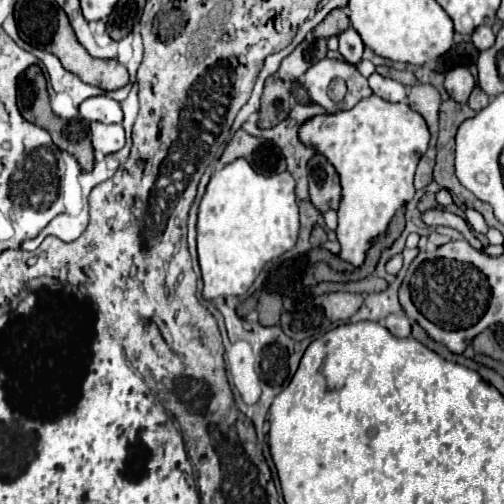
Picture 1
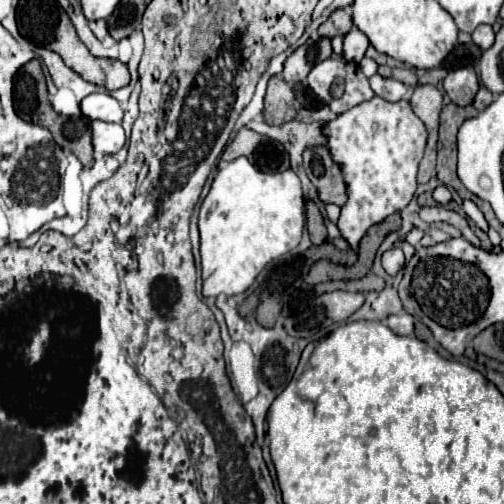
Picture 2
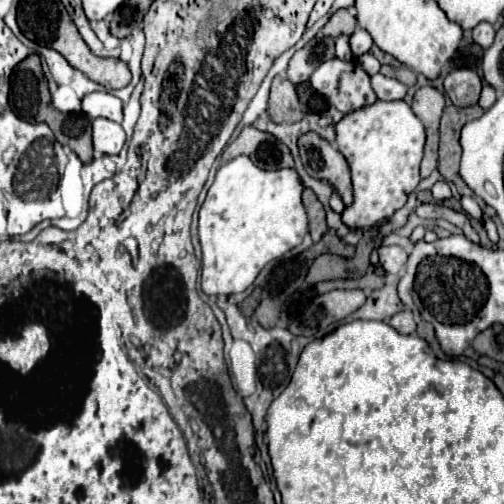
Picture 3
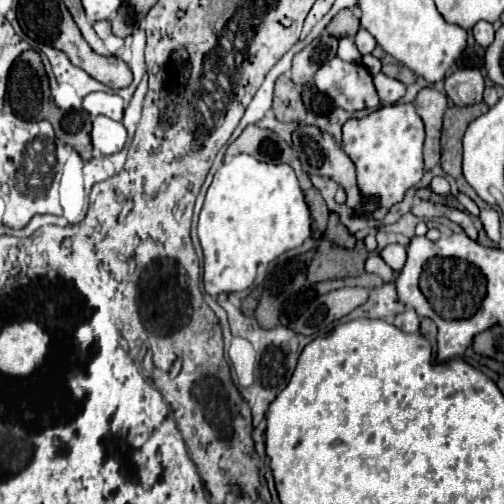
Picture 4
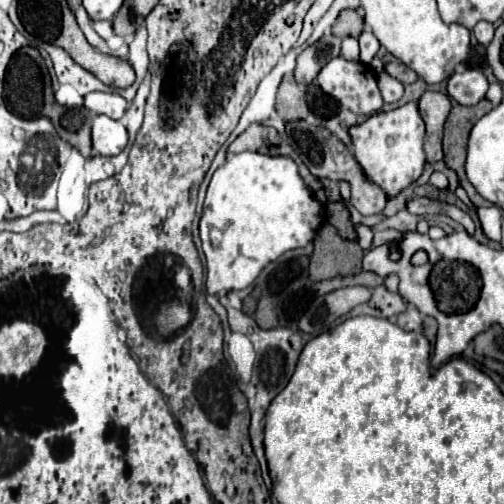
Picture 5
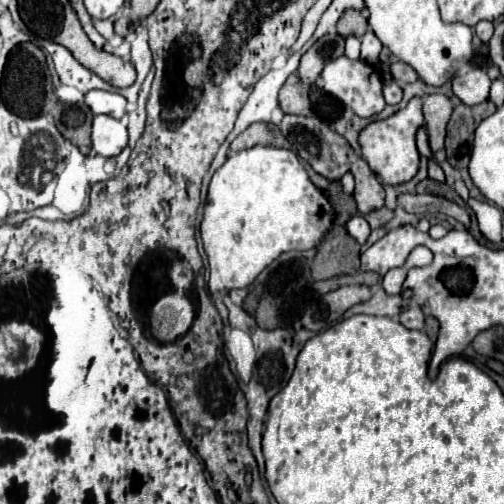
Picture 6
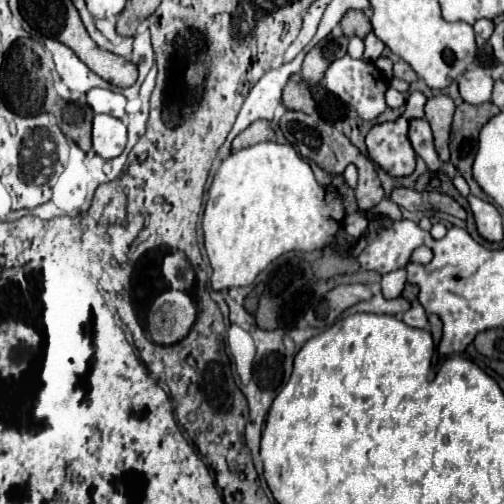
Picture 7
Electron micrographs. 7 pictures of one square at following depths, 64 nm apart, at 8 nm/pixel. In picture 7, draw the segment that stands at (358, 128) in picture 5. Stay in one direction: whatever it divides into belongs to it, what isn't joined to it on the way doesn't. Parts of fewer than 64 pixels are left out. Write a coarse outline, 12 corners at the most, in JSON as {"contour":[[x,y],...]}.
{"contour":[[412,92],[406,110],[366,134],[368,156],[386,174],[410,176],[416,152],[410,120],[424,118],[426,96]]}

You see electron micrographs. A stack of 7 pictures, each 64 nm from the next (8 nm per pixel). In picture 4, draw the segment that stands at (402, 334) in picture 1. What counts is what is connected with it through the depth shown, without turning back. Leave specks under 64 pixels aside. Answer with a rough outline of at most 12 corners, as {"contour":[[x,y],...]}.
{"contour":[[406,308],[392,322],[402,332],[418,330],[414,308]]}

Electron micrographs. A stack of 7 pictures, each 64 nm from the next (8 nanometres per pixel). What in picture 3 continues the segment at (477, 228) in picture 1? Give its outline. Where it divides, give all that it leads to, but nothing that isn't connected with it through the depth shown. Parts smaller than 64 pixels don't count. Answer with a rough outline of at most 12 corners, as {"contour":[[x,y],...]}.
{"contour":[[462,196],[460,203],[467,215],[483,223],[483,212],[474,198]]}

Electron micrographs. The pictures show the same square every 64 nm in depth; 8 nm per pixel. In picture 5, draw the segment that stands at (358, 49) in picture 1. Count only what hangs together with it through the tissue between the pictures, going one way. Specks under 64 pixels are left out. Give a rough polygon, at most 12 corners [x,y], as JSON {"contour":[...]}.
{"contour":[[368,26],[362,30],[360,60],[364,64],[374,58],[380,42]]}

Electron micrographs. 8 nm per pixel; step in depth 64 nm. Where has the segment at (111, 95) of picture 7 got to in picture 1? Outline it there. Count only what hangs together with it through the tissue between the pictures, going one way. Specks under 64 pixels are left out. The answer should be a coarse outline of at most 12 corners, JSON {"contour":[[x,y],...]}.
{"contour":[[94,96],[80,104],[88,122],[122,122],[122,108],[108,96]]}

